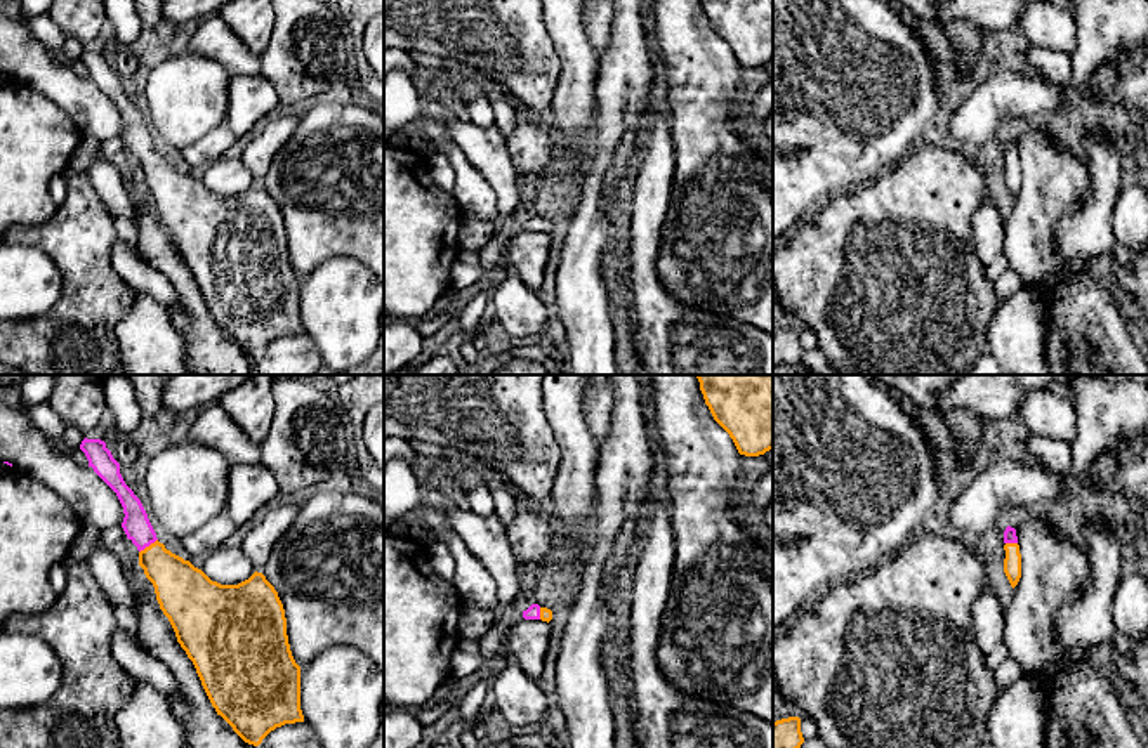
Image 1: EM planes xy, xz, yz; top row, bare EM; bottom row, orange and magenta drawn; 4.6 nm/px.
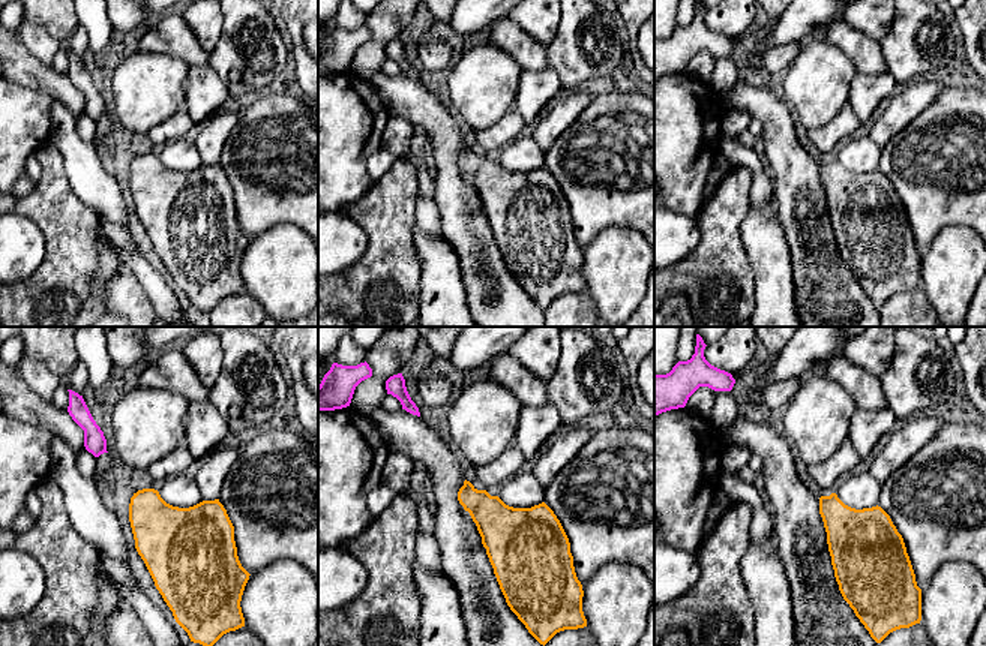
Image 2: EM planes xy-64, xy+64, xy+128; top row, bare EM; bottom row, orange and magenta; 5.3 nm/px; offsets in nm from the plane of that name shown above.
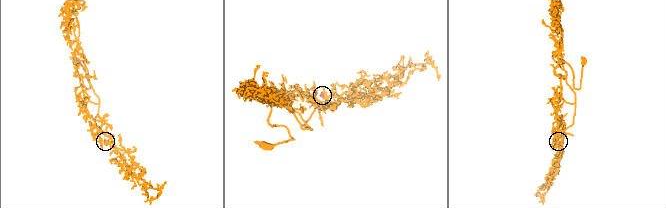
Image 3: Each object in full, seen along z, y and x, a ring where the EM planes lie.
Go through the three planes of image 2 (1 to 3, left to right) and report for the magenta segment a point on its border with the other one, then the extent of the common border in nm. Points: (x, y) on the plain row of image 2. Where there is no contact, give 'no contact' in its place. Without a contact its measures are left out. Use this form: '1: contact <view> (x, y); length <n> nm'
1: no contact
2: no contact
3: no contact

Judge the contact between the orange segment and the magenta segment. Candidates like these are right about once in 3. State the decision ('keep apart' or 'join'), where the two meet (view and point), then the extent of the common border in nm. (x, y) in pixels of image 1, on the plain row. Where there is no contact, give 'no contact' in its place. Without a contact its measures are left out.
join | xy (150, 157) | 110 nm

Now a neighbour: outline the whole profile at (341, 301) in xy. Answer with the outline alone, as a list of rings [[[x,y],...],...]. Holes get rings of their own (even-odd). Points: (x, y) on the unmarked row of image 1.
[[[333,257],[300,279],[300,321],[323,366],[344,375],[380,340],[384,283],[351,257]]]

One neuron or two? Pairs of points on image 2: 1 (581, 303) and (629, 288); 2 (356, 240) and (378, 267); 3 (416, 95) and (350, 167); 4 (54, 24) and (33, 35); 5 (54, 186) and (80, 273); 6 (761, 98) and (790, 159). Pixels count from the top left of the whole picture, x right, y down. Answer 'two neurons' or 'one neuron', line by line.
1: two neurons
2: two neurons
3: two neurons
4: two neurons
5: one neuron
6: one neuron

